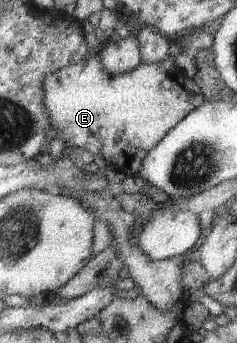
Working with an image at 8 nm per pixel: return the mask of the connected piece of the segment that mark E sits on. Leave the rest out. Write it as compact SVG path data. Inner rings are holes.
M93 53L90 58L48 76L44 80L44 102L48 105L52 124L58 130L58 140L61 138L66 147L82 148L93 156L102 154L108 164L118 171L126 175L138 175L143 170L148 153L162 144L180 122L207 103L207 94L203 88L179 67L177 60L169 59L154 64L143 62L134 72L112 76L103 63L101 53Z

